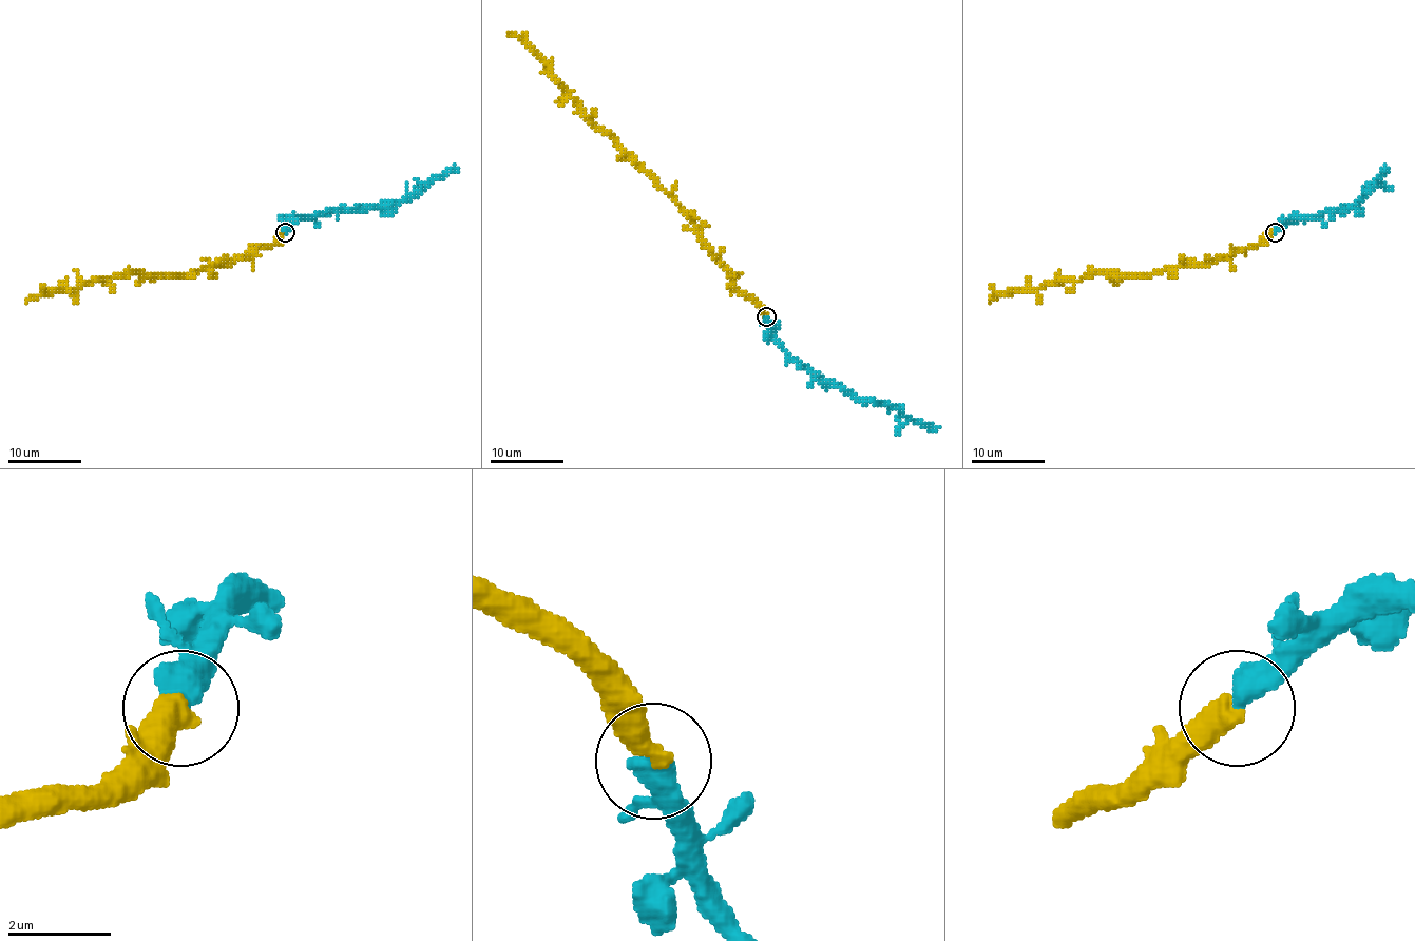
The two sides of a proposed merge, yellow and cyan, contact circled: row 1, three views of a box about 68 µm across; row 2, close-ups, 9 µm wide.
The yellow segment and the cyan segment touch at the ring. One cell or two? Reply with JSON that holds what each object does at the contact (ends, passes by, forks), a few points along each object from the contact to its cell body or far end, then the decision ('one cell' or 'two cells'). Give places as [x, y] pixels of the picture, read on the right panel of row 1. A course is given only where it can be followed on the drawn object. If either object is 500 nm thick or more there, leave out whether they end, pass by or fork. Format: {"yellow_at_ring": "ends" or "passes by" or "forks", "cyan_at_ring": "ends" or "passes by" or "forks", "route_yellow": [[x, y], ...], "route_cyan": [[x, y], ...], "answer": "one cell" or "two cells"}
{"route_yellow": [[1274, 233], [1204, 264], [1149, 274], [1095, 273], [1078, 281], [1049, 281], [1033, 291], [1009, 289], [989, 302]], "route_cyan": [[1274, 233], [1298, 218], [1313, 218], [1356, 206], [1385, 169]], "answer": "one cell"}

